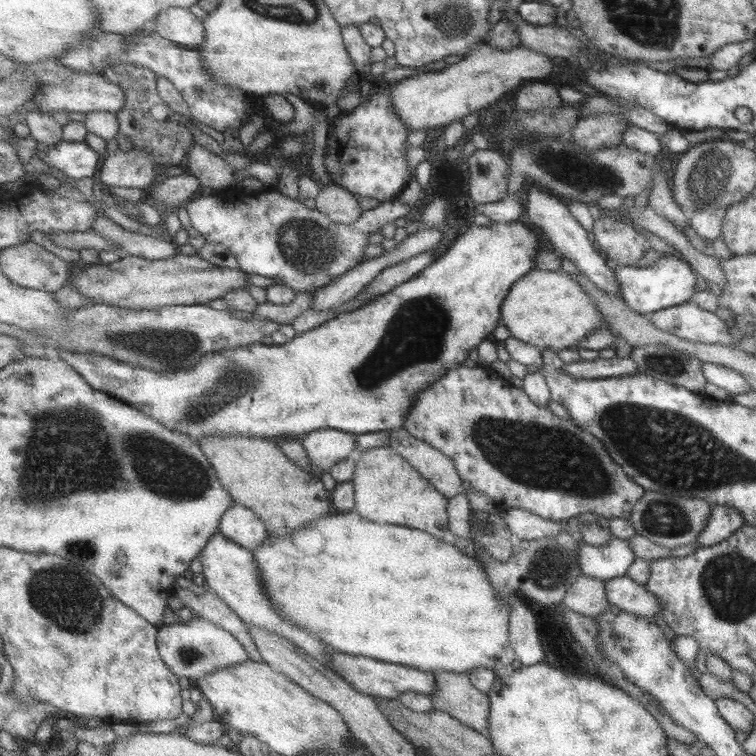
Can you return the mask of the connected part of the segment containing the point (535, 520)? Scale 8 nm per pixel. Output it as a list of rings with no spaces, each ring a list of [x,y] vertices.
[[[511,508],[500,515],[506,521],[508,530],[514,535],[515,539],[536,540],[565,530],[562,524],[546,520],[523,508]]]

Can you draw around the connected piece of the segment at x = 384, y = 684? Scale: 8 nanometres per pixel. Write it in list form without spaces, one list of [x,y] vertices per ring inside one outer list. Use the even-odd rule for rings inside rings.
[[[342,651],[333,652],[333,668],[339,672],[352,686],[357,687],[364,694],[380,696],[389,699],[398,699],[402,693],[418,691],[426,694],[436,692],[436,677],[433,672],[420,670],[414,667],[384,662],[369,656],[356,656]]]

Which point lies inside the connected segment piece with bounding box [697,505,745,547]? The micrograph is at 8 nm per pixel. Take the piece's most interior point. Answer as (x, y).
(724, 520)

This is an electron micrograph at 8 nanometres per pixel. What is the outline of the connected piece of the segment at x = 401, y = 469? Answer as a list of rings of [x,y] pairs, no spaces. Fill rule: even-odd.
[[[391,446],[374,448],[357,458],[359,465],[353,478],[357,489],[356,510],[374,522],[430,531],[436,538],[452,542],[453,534],[449,529],[449,516],[446,514],[448,498],[408,458],[398,454]]]

